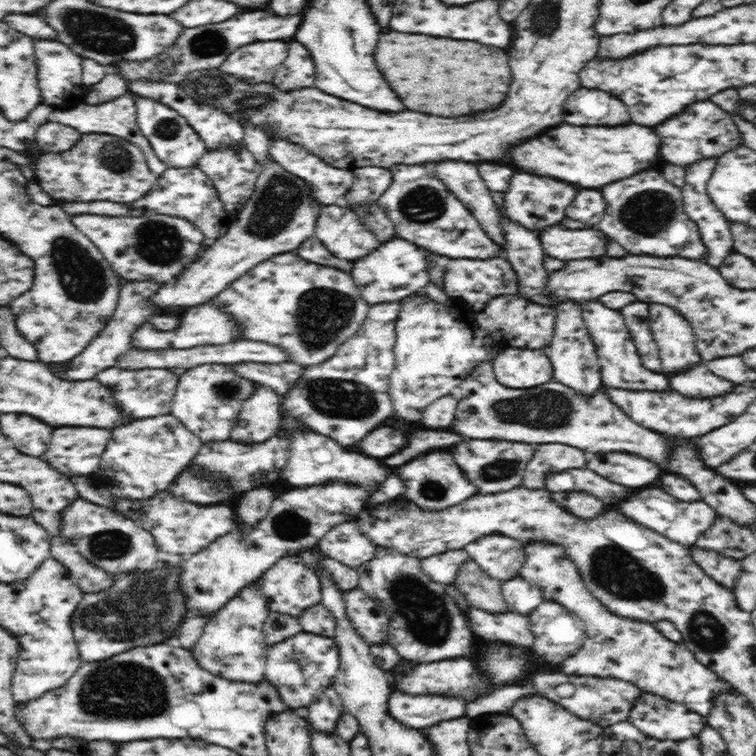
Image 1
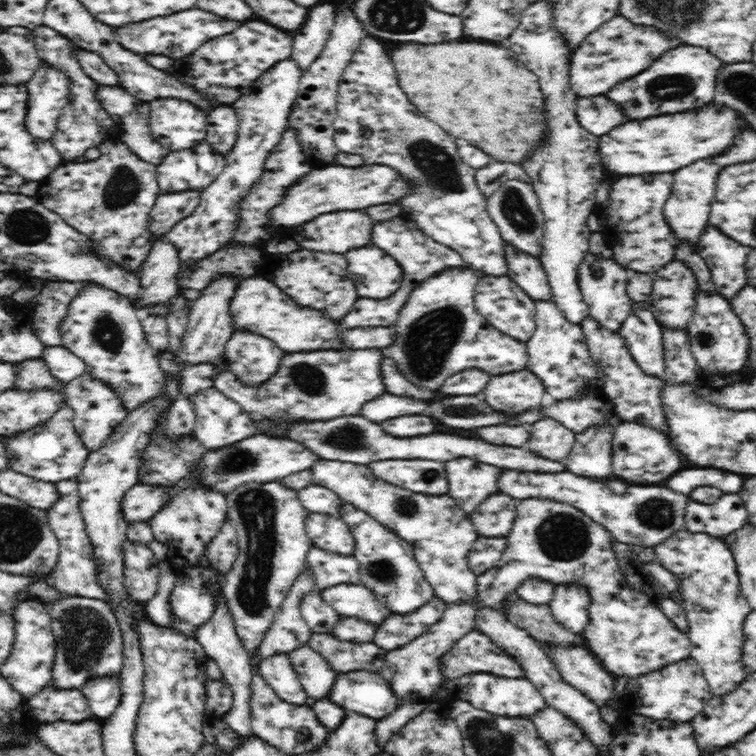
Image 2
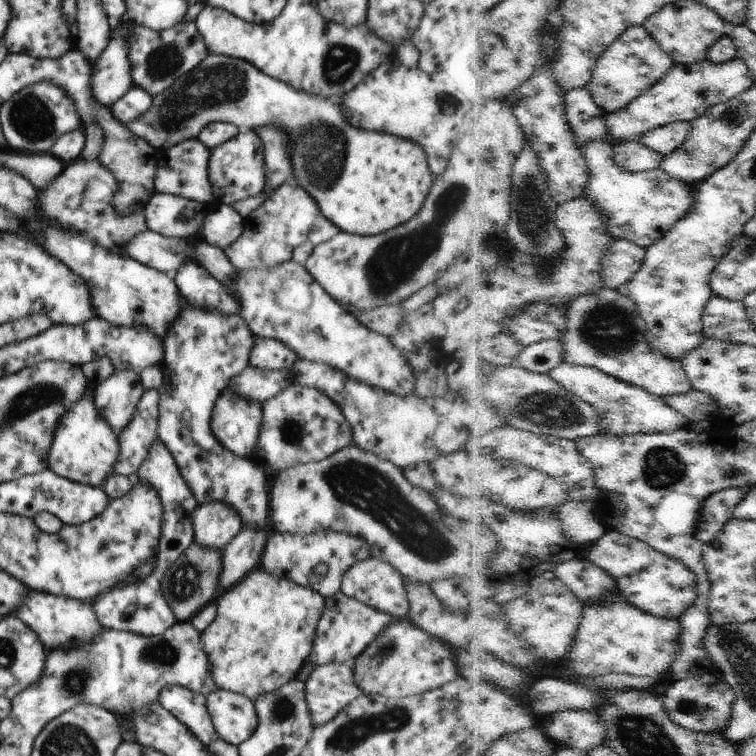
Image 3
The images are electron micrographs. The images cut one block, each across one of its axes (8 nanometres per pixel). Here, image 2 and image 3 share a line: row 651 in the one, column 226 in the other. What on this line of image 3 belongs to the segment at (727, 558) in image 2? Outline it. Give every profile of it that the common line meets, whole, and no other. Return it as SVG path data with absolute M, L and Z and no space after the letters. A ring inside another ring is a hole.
M216 690L206 697L206 708L218 736L228 744L238 746L256 732L258 714L247 696Z

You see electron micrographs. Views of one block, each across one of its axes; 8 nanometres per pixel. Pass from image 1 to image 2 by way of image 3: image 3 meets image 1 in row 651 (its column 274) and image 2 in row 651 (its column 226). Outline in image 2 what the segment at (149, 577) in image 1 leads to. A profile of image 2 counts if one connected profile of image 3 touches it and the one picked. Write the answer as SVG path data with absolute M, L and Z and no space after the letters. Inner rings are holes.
M63 596L46 604L56 639L51 684L54 689L82 689L91 679L119 676L124 667L124 639L118 619L108 602L79 596Z

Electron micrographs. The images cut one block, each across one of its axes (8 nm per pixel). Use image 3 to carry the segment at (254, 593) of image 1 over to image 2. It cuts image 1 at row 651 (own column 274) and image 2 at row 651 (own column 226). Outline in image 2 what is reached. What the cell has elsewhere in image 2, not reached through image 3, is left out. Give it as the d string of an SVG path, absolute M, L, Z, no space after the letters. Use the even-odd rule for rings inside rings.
M283 481L266 482L266 484L250 482L250 484L244 484L244 486L232 490L225 497L228 518L237 530L239 551L231 570L224 576L220 589L223 592L225 606L232 615L237 635L249 654L253 674L256 674L259 673L259 664L254 659L254 654L272 624L278 607L288 596L296 578L306 568L309 548L314 546L305 531L305 520L309 511L301 505L297 491L286 488Z

